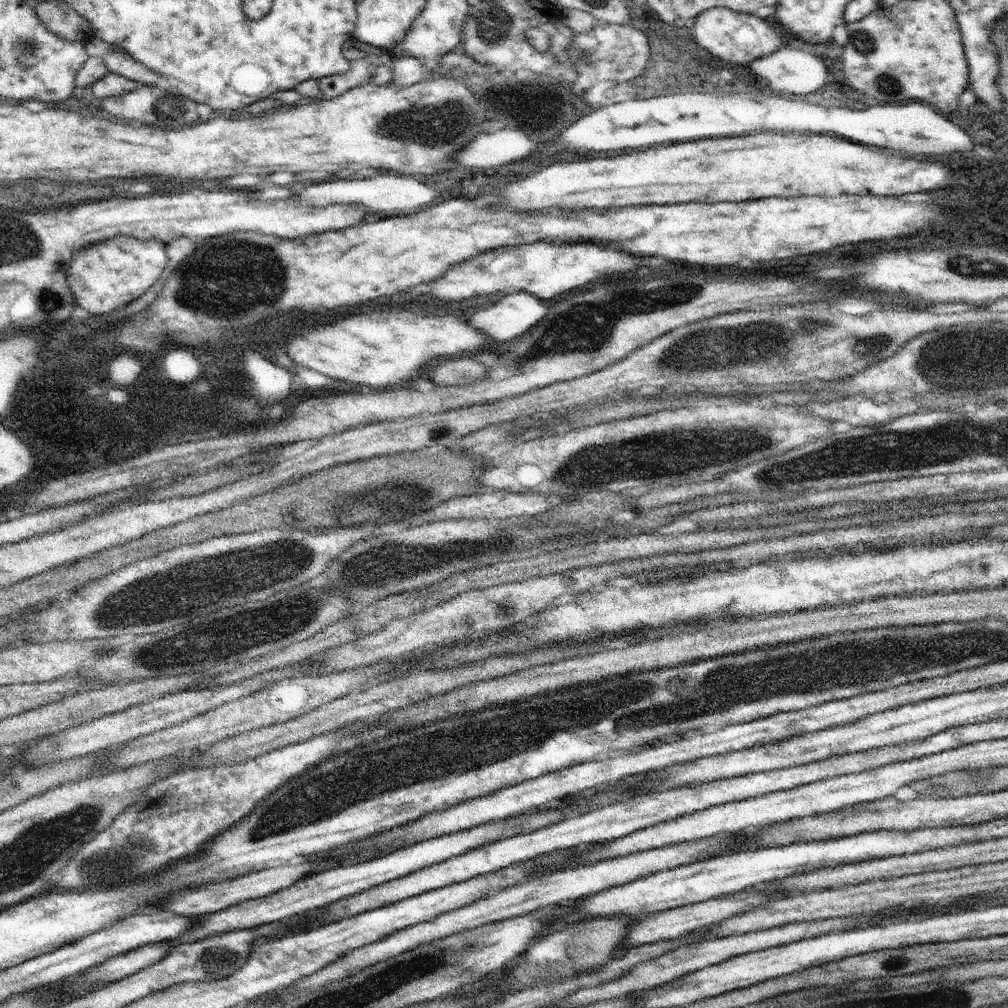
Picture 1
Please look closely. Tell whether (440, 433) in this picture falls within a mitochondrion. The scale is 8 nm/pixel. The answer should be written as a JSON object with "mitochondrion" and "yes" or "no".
{"mitochondrion":"no"}

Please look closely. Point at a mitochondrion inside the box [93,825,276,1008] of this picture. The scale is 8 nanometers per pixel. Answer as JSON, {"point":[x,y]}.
{"point":[217,961]}

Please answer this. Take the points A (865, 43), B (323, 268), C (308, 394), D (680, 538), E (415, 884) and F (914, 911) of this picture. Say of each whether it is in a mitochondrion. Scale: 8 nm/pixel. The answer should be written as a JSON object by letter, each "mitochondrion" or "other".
{"A":"mitochondrion","B":"other","C":"other","D":"other","E":"other","F":"other"}

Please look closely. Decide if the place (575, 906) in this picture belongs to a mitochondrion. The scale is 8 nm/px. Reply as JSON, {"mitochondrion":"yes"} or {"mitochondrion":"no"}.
{"mitochondrion":"no"}

